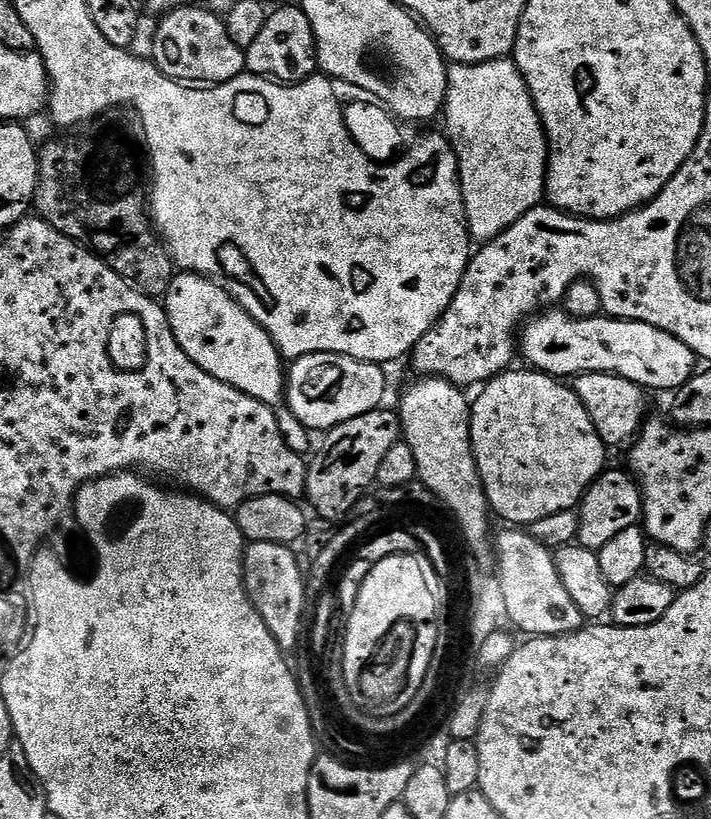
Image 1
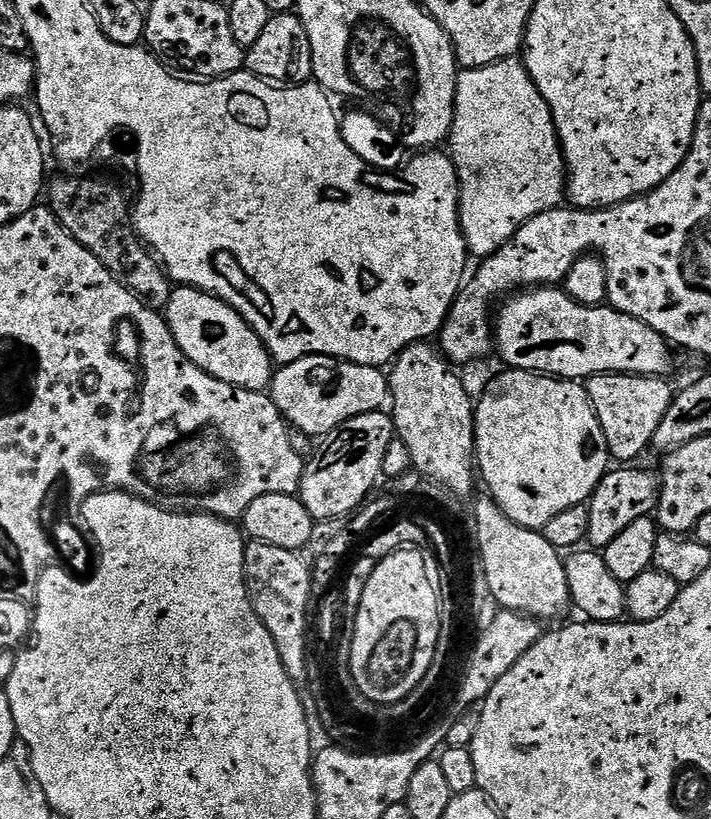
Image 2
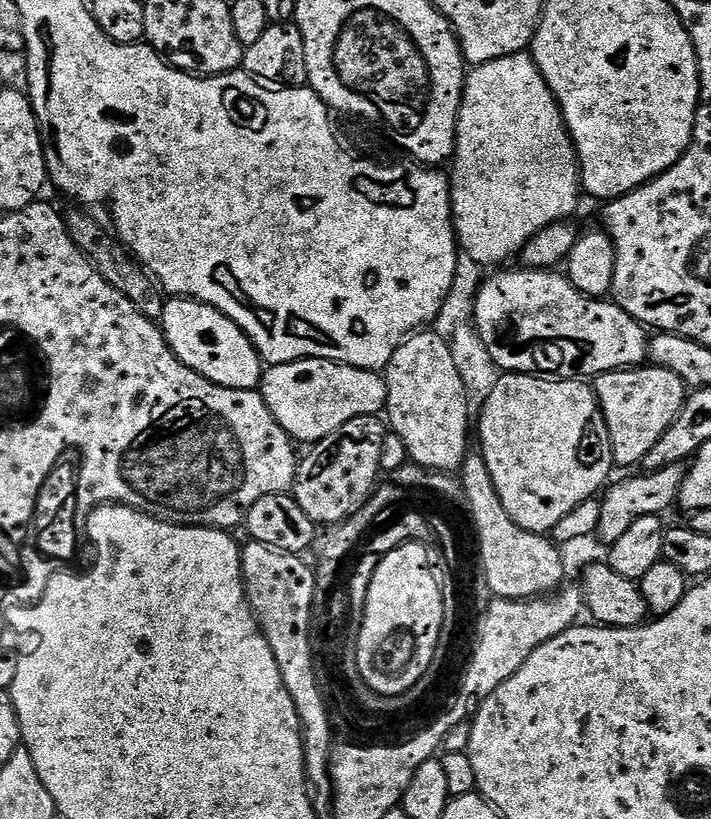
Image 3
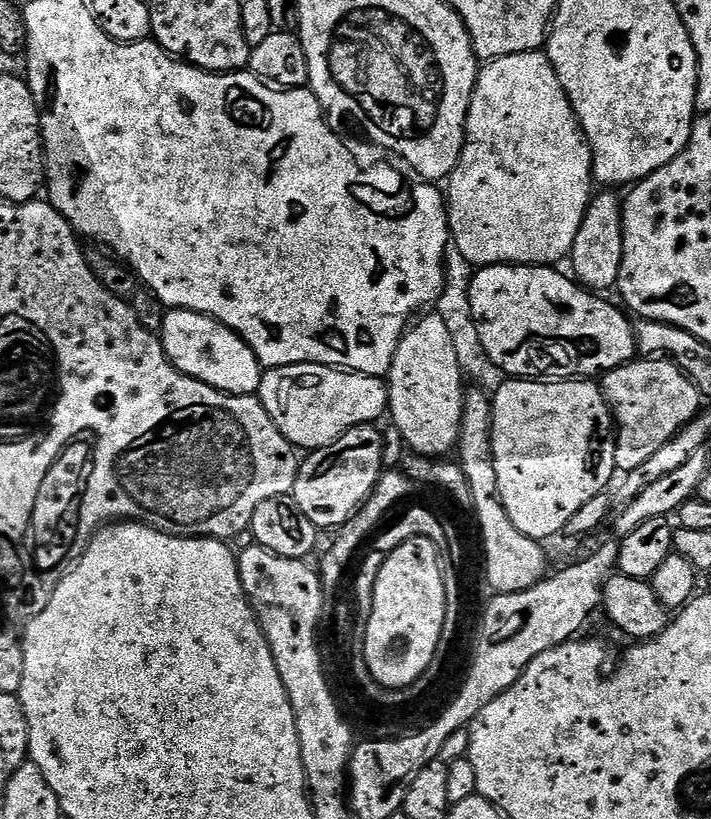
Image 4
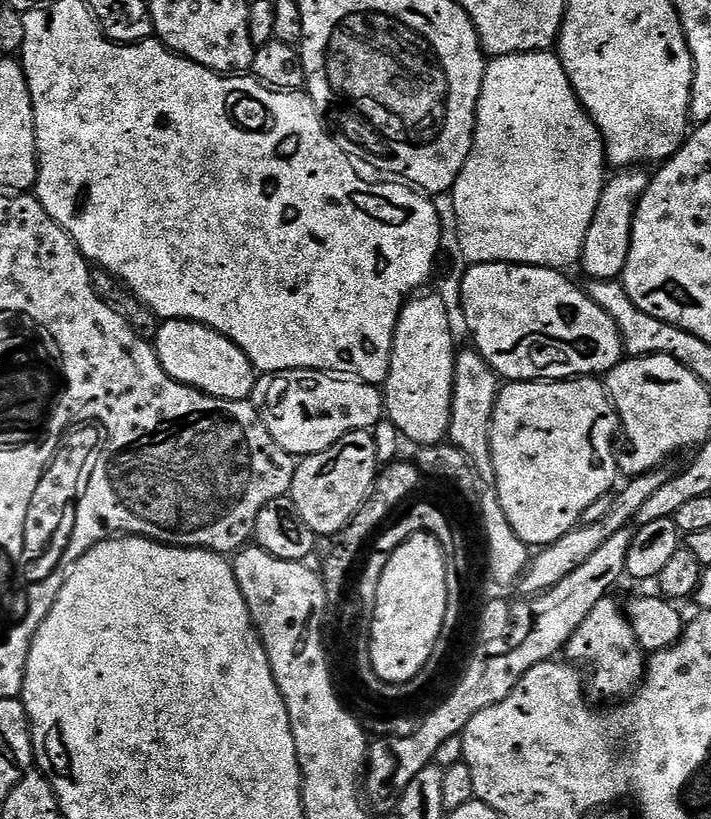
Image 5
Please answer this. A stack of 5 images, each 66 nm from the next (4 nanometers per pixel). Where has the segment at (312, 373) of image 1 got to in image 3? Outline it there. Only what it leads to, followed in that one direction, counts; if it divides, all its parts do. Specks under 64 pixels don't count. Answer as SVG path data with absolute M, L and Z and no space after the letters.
M295 360L289 364L271 365L263 373L258 391L263 396L266 406L270 406L270 414L274 414L278 426L282 426L282 430L286 430L286 434L291 436L293 441L301 445L304 443L305 446L326 439L330 434L334 434L334 430L346 426L346 422L354 418L380 416L388 402L386 382L379 371L355 368L333 360Z

